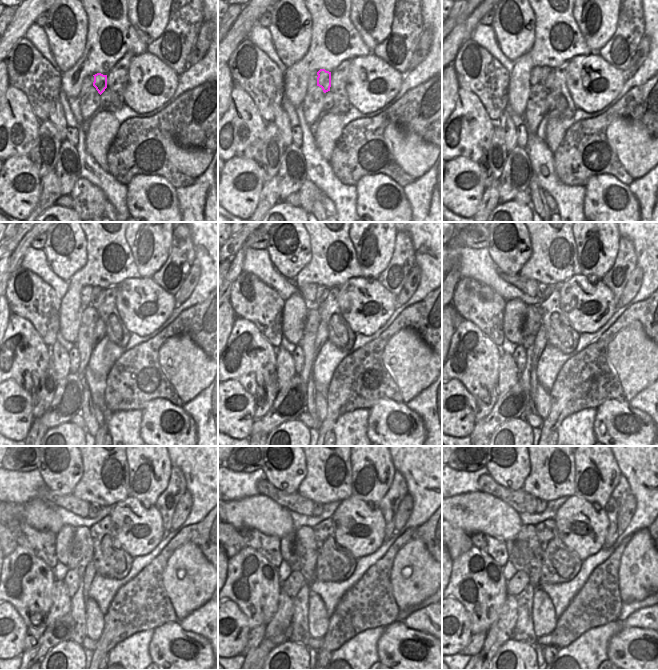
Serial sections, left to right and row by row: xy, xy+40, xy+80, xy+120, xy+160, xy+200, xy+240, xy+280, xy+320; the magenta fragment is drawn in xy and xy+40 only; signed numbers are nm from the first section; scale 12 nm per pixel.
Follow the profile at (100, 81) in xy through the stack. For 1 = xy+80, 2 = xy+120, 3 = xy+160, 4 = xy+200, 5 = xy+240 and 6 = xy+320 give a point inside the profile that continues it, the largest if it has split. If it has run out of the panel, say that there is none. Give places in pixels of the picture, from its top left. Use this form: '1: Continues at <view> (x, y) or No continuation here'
1: Continues at xy+80 (547, 74)
2: Continues at xy+120 (98, 294)
3: Continues at xy+160 (322, 292)
4: Continues at xy+200 (544, 291)
5: Continues at xy+240 (94, 509)
6: Continues at xy+320 (541, 504).

